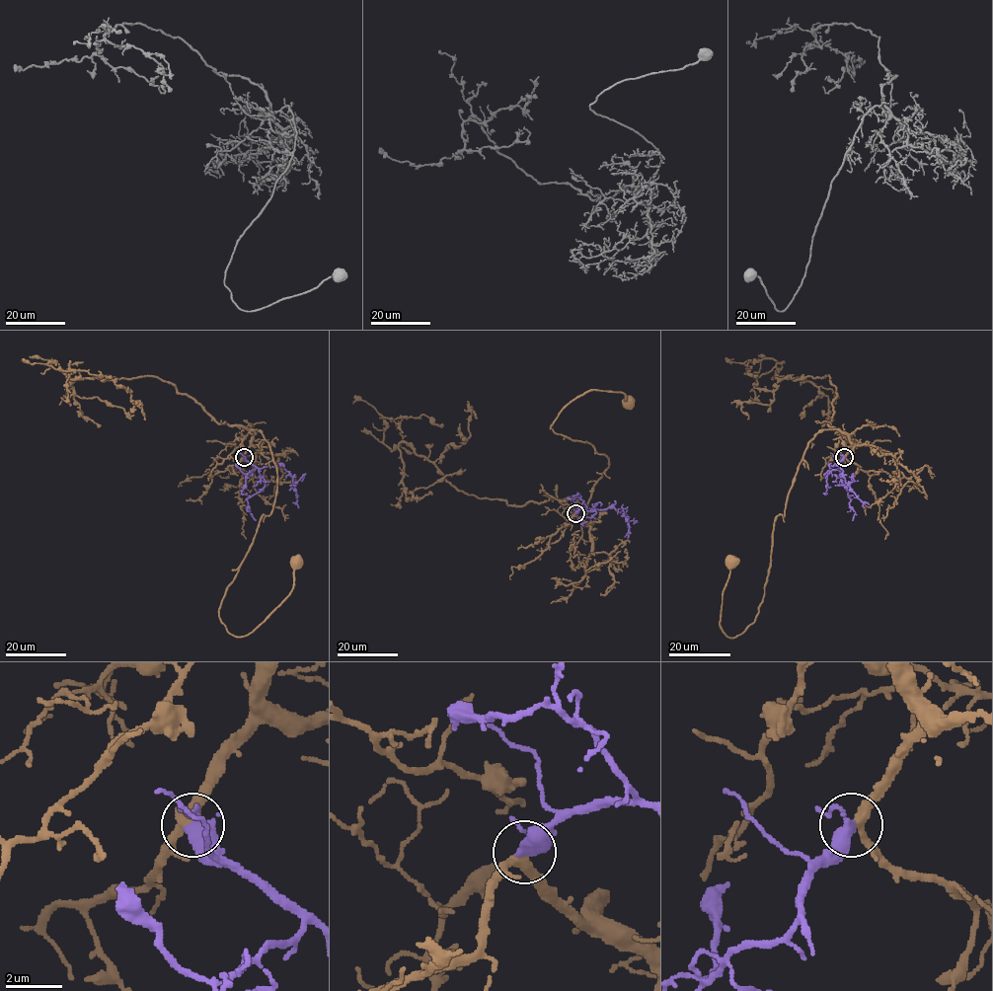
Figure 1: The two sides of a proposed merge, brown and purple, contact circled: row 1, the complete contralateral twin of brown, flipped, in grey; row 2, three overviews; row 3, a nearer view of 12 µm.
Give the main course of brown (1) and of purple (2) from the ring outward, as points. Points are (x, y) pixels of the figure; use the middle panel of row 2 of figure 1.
1: (574, 513), (582, 520), (608, 459), (590, 443), (557, 433), (552, 422), (593, 390), (621, 392), (628, 402)
2: (574, 513), (580, 509), (614, 507), (626, 518), (628, 538)

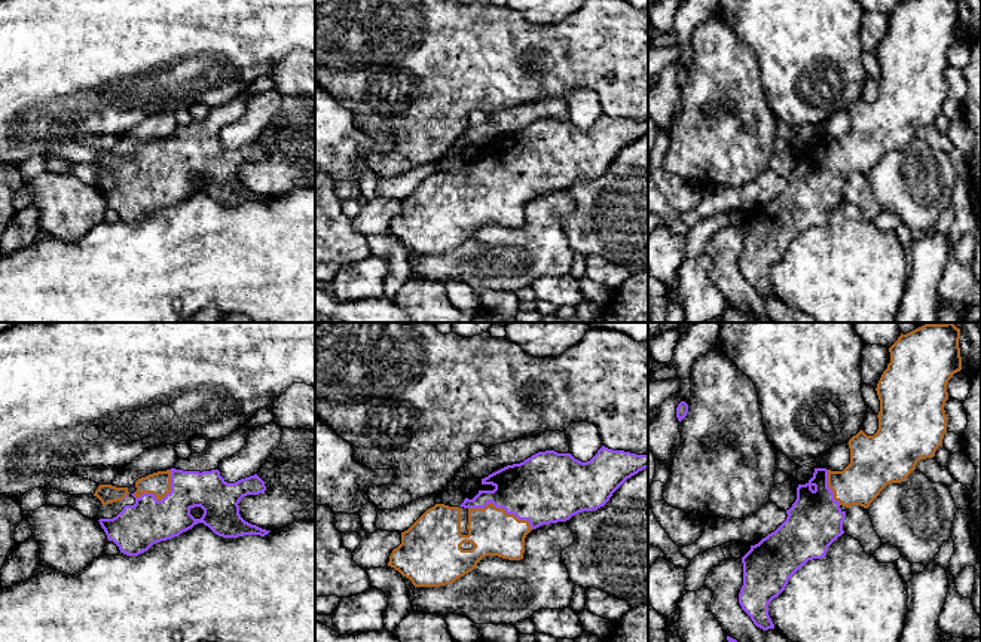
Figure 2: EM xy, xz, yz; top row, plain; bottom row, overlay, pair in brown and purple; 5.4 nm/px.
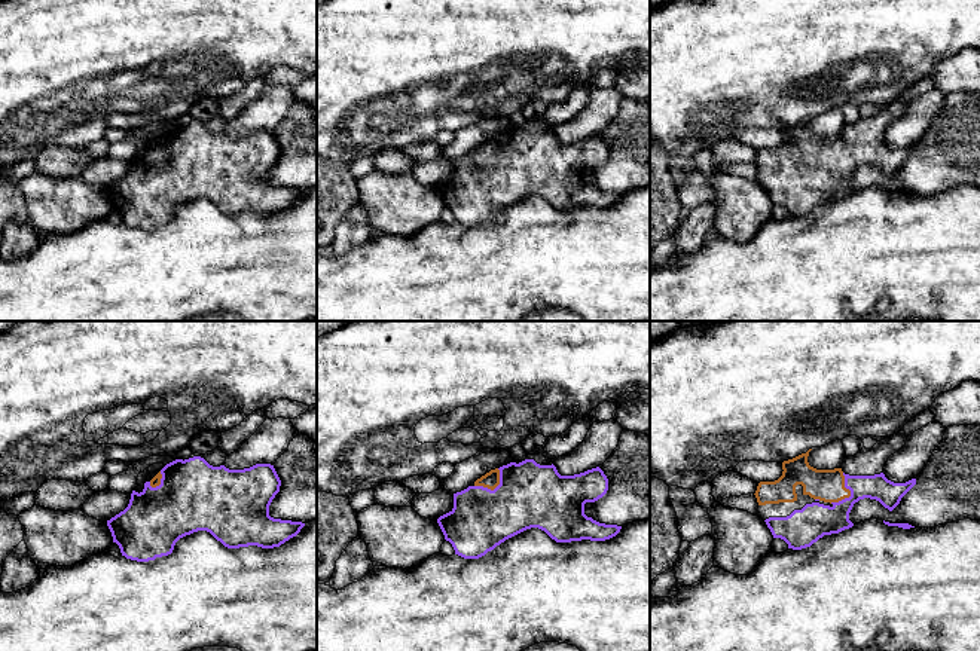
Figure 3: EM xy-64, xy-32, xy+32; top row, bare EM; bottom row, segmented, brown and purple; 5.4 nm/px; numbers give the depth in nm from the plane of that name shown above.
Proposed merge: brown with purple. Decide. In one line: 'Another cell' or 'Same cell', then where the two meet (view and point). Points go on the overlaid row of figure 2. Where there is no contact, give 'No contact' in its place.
Same cell. Touches brown at xz (501, 508)

